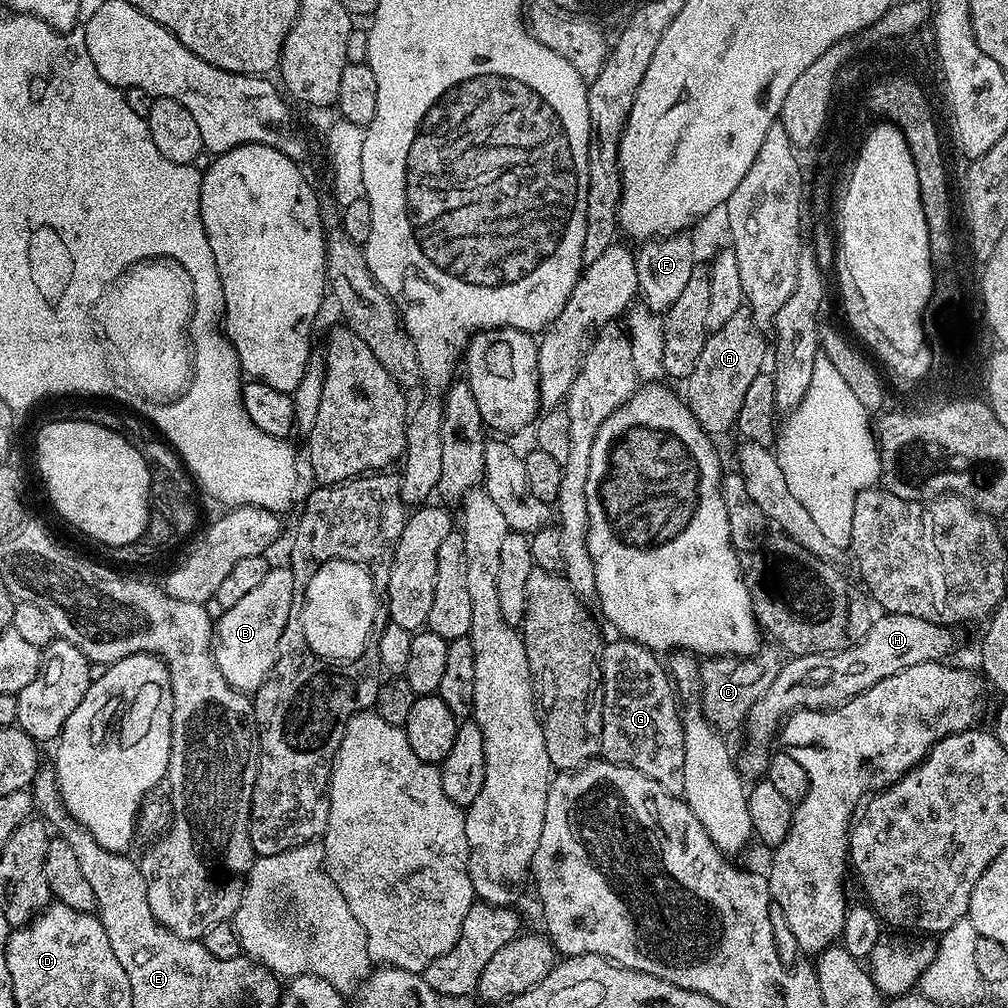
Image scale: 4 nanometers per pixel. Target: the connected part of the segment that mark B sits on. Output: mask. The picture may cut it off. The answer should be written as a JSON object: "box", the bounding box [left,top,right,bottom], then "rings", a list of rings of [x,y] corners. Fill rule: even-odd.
{"box":[214,567,298,694],"rings":[[[269,567],[266,578],[255,590],[250,590],[234,606],[223,609],[214,624],[214,655],[222,678],[239,692],[255,694],[276,664],[278,642],[286,622],[293,619],[298,604],[298,589],[291,567]]]}

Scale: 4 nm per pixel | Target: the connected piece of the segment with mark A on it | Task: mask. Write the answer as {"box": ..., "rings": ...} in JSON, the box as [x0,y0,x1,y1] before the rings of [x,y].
{"box":[686,306,766,438],"rings":[[[747,306],[736,310],[720,329],[709,331],[702,354],[694,362],[694,370],[686,379],[686,403],[694,418],[698,418],[703,432],[719,438],[723,432],[731,433],[735,429],[746,389],[766,368],[764,336],[765,333],[754,322],[752,311]]]}

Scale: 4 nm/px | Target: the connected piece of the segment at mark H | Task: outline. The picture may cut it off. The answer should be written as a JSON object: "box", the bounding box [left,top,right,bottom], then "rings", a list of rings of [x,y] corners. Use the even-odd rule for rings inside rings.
{"box":[738,614,952,778],"rings":[[[880,614],[875,617],[862,642],[850,646],[841,652],[819,652],[818,654],[806,654],[805,656],[794,656],[785,659],[780,666],[778,678],[774,678],[774,683],[770,685],[770,690],[754,702],[746,721],[748,728],[748,749],[744,753],[739,753],[738,767],[745,777],[760,778],[765,775],[768,767],[770,747],[768,743],[777,739],[782,721],[791,716],[794,712],[799,712],[802,708],[836,708],[839,704],[845,704],[850,698],[870,690],[882,678],[890,678],[910,666],[918,666],[922,662],[931,660],[943,661],[952,652],[952,632],[951,627],[943,624],[935,624],[926,618],[914,618],[910,614]]]}

